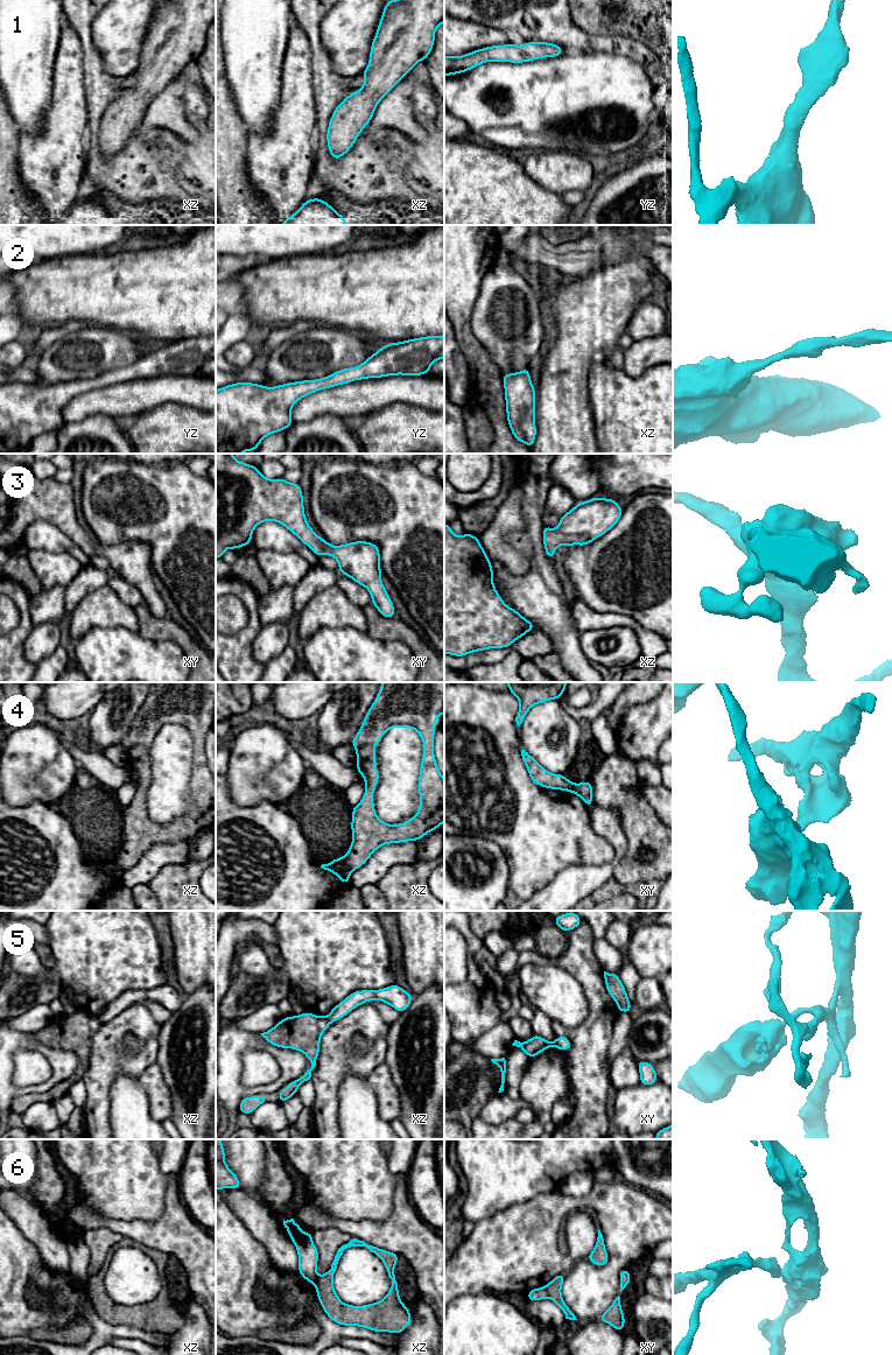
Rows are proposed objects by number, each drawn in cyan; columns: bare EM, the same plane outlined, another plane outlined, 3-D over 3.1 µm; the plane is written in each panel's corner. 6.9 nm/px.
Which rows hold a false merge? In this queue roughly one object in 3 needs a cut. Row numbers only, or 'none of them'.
4, 5, 6

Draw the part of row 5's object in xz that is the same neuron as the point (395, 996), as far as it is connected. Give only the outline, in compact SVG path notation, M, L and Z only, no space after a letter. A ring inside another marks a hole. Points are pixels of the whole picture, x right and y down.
M393 984L380 990L360 990L350 994L343 1002L337 1004L326 1016L330 1023L335 1023L345 1017L360 1004L372 999L381 1001L396 1011L402 1013L408 1009L413 998L413 994L408 994L401 987Z

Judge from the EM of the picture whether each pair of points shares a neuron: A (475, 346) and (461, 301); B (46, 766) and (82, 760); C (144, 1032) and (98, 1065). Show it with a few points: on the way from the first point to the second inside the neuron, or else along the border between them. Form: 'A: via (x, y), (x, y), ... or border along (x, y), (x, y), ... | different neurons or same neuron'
A: via (464, 335), (461, 313) | same neuron
B: border along (60, 739), (79, 767) | different neurons
C: via (130, 1027), (124, 1027), (104, 1047), (104, 1051) | same neuron

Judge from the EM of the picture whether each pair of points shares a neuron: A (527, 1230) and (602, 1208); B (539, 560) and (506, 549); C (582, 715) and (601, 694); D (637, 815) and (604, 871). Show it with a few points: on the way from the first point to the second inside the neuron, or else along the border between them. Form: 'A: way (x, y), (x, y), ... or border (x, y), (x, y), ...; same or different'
A: way (546, 1215), (557, 1206), (583, 1205); same
B: border (506, 539), (531, 560), (531, 567), (522, 575); different
C: way (588, 713), (601, 700); same
D: border (617, 811), (627, 843), (627, 850), (618, 862); different

